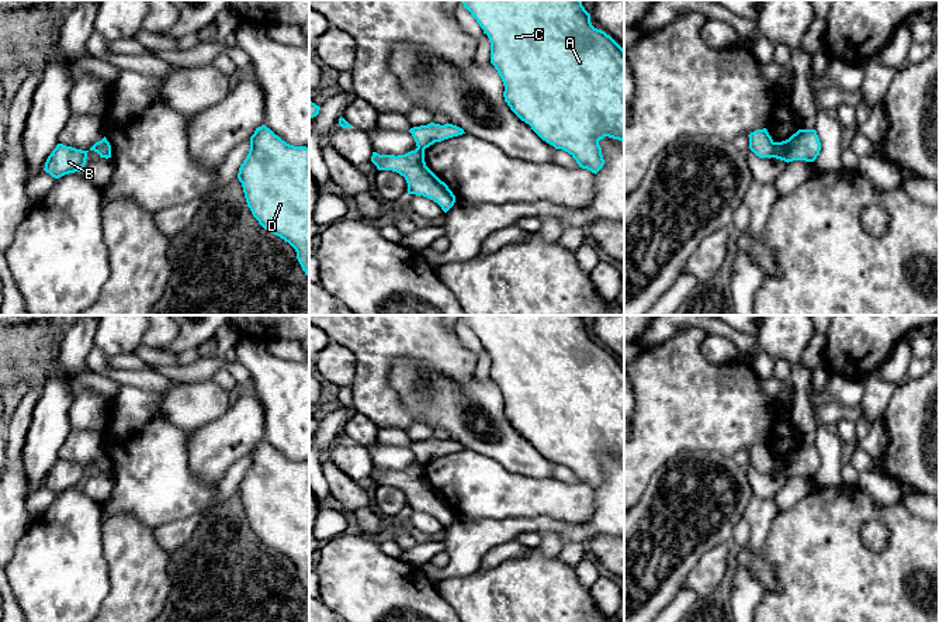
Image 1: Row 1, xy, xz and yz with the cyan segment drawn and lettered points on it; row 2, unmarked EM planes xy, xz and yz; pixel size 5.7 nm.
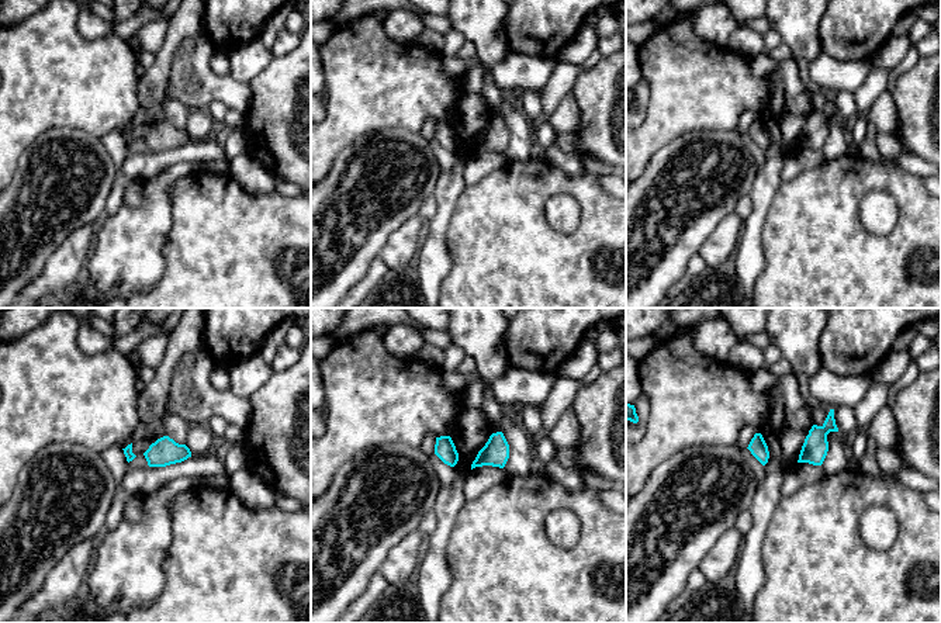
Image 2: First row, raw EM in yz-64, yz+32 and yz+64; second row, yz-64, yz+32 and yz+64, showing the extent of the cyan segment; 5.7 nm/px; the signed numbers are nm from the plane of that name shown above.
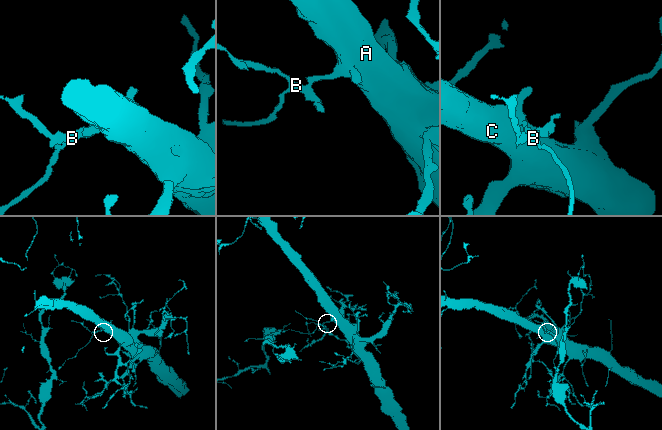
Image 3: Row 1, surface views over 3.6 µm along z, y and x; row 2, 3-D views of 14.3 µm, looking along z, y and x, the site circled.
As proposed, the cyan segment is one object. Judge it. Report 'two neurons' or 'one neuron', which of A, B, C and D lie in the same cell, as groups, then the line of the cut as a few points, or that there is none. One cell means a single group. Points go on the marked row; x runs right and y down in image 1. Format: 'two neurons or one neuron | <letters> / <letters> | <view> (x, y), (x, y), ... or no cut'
two neurons | A C D / B | yz (775, 142), (775, 154), (772, 156)

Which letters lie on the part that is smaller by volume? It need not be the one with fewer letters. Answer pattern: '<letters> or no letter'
B

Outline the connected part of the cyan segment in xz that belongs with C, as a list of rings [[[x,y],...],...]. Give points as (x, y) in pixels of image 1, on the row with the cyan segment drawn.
[[[461,0],[461,3],[489,38],[491,63],[503,82],[503,97],[510,110],[529,124],[543,141],[555,149],[568,152],[579,167],[596,174],[604,165],[599,141],[609,137],[624,142],[624,49],[604,31],[592,25],[590,14],[585,10],[581,0]]]

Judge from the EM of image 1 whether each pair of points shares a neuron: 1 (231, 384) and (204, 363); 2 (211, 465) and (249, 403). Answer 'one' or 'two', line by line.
1: two
2: one

